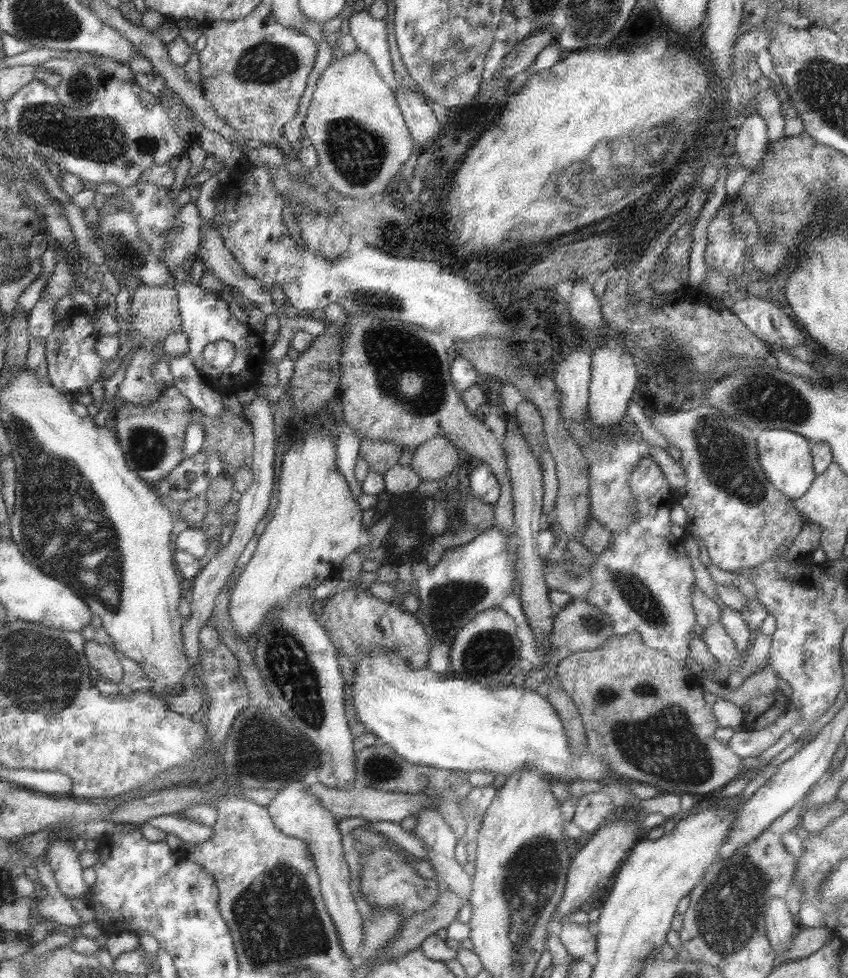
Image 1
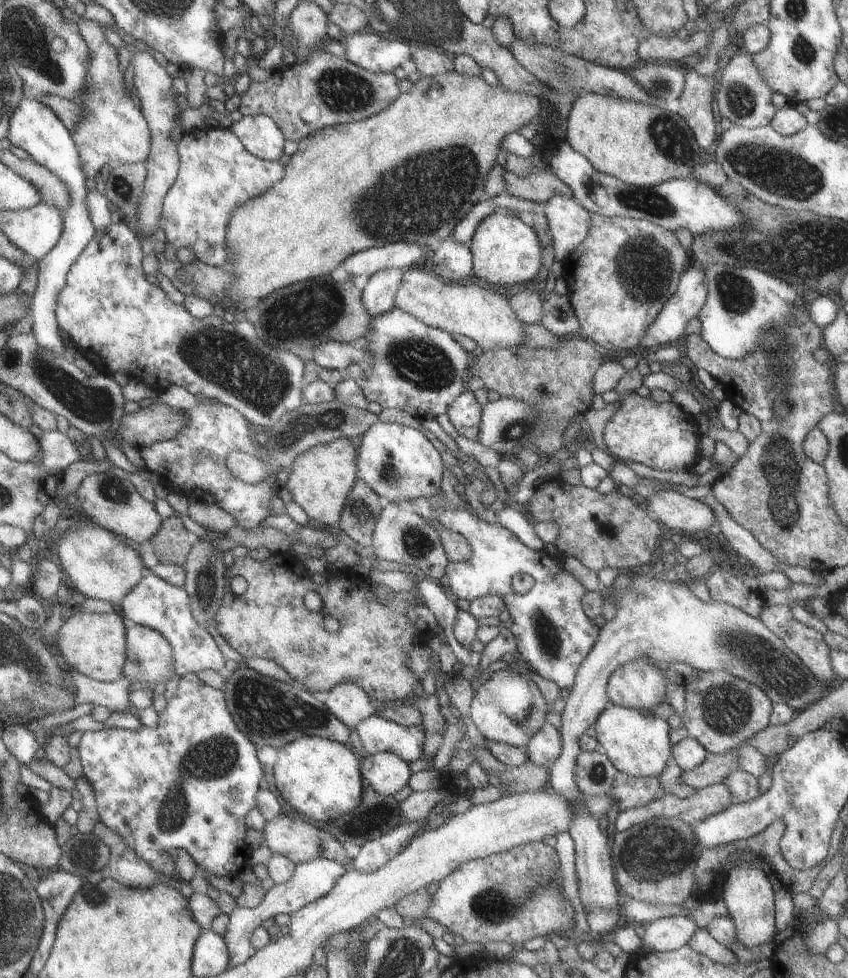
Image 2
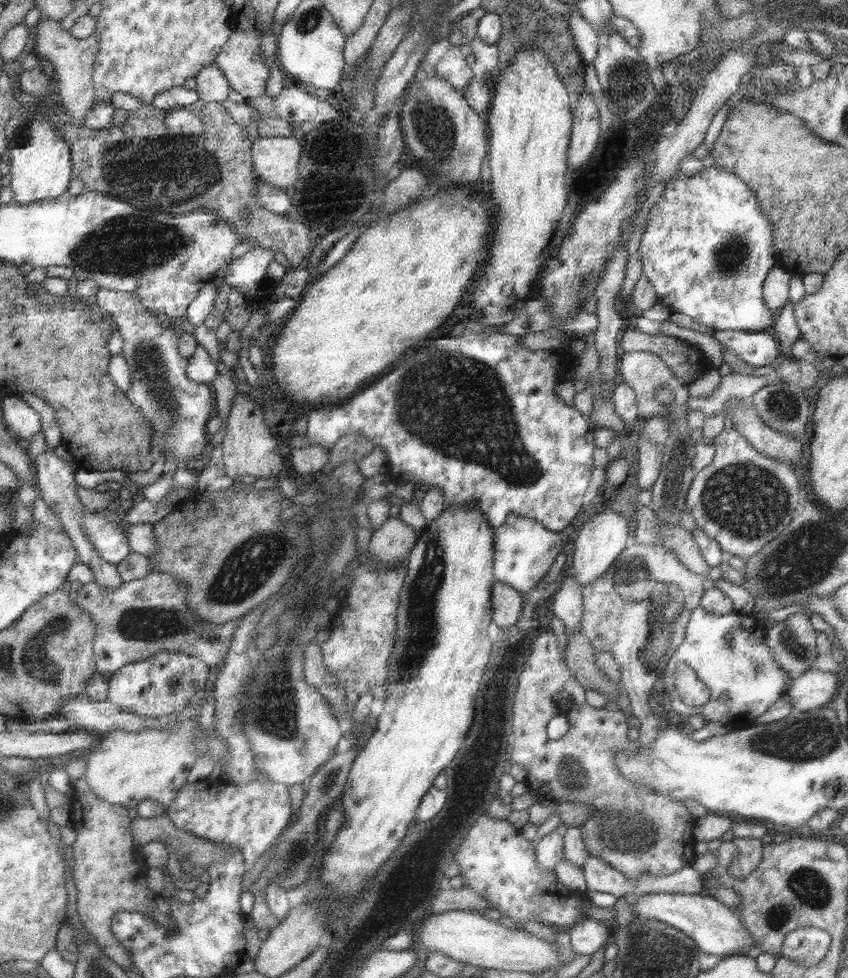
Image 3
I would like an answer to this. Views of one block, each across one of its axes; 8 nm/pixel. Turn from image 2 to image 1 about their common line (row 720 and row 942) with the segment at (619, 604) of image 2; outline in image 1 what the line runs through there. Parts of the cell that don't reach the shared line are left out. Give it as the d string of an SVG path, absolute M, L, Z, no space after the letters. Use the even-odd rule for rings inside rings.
M577 922L559 924L557 938L575 960L583 958L589 952L595 952L595 930L589 930L585 924Z

